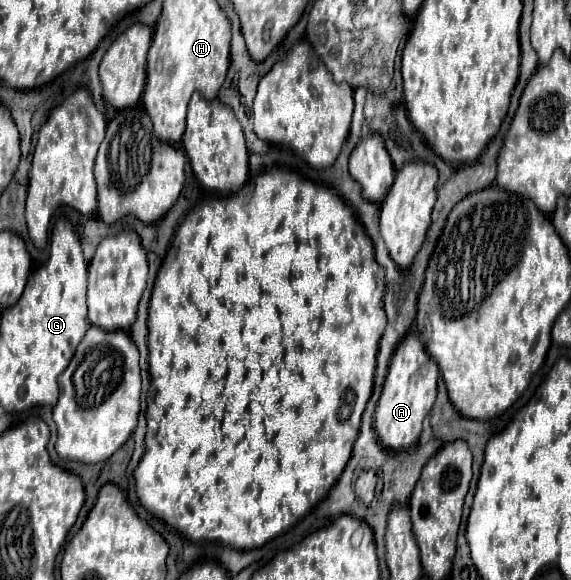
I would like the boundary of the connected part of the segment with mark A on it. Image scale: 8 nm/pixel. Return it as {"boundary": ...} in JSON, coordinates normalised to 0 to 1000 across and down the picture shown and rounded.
{"boundary":[[[725,576],[708,583],[708,590],[701,590],[701,597],[694,600],[694,610],[687,614],[673,672],[655,714],[658,755],[673,772],[701,779],[701,776],[715,776],[732,762],[739,748],[739,728],[757,707],[764,690],[767,648],[771,648],[767,631],[757,624],[739,590]]]}

